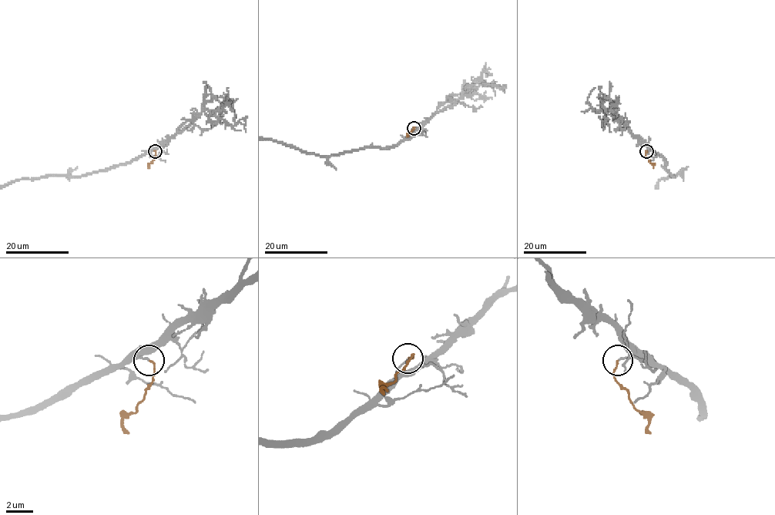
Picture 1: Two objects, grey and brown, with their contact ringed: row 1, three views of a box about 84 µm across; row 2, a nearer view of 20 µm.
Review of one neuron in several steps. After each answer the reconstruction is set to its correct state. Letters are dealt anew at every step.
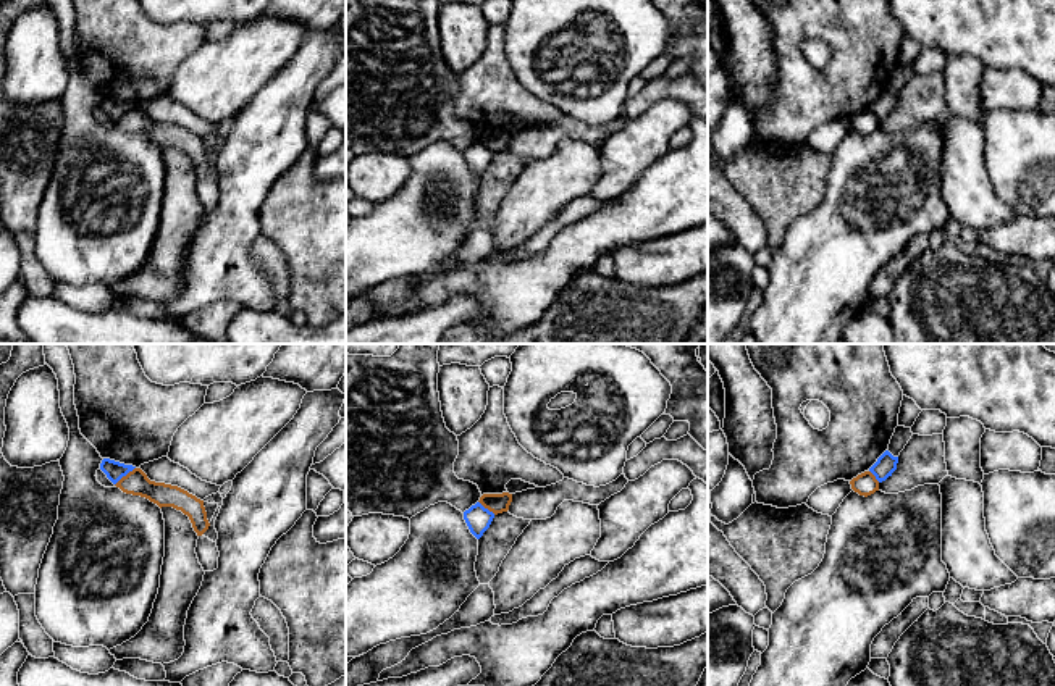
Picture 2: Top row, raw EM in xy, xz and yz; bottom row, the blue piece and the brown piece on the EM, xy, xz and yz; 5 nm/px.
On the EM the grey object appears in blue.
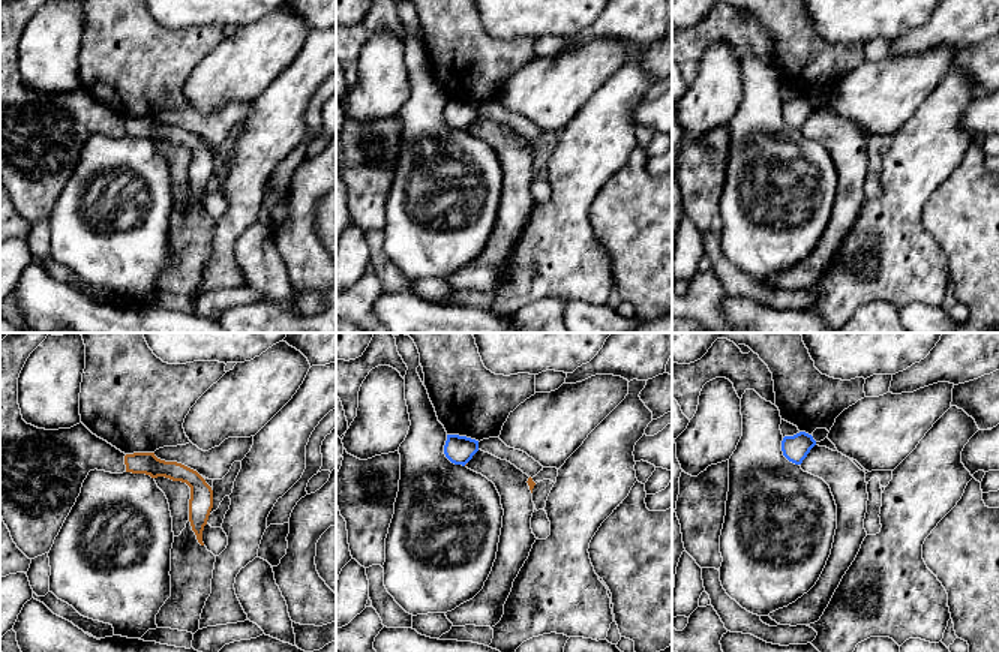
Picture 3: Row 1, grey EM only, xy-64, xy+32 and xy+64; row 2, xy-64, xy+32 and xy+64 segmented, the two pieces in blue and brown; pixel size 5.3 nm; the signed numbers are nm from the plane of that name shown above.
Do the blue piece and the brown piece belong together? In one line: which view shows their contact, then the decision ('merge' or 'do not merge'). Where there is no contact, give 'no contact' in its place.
xy | do not merge

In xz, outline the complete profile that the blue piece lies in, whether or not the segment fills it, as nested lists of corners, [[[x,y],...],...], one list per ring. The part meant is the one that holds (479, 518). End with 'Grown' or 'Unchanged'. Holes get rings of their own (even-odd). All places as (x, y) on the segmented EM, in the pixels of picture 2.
[[[480,502],[472,505],[469,510],[464,512],[464,520],[470,529],[470,533],[480,539],[483,533],[490,528],[494,513],[485,508]]]. Unchanged

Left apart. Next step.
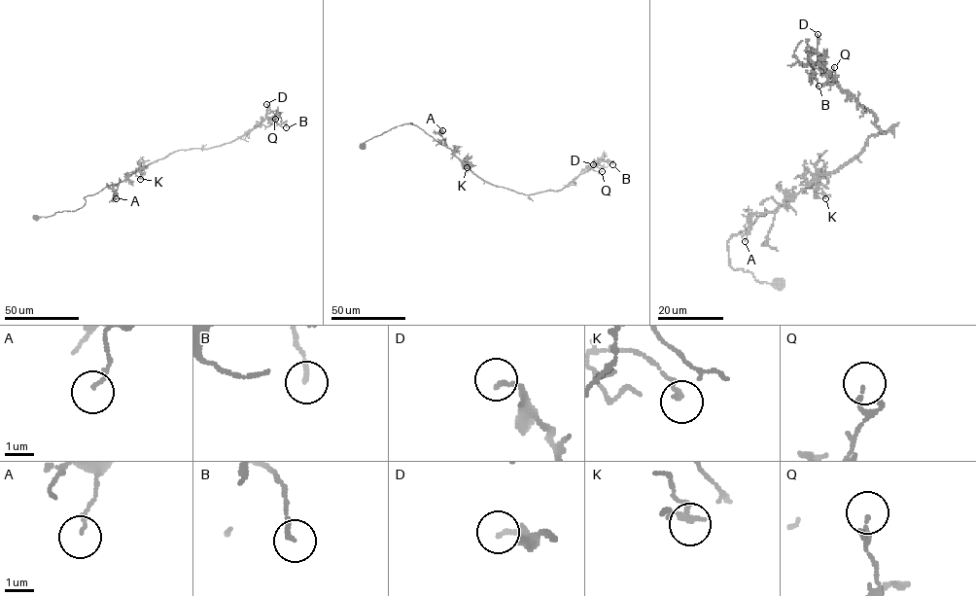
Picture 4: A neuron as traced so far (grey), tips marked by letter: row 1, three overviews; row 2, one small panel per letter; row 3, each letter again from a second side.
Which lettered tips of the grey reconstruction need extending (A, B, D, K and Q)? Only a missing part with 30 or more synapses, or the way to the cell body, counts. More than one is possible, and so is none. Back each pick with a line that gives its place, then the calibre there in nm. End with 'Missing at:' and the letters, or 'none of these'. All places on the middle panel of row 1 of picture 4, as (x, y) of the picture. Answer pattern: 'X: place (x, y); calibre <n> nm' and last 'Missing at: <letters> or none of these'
Missing at: none of these

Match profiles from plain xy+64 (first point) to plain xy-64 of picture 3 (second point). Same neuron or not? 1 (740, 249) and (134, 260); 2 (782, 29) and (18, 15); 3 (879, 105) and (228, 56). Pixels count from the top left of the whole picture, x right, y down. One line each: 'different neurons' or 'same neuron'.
1: same neuron
2: different neurons
3: same neuron

